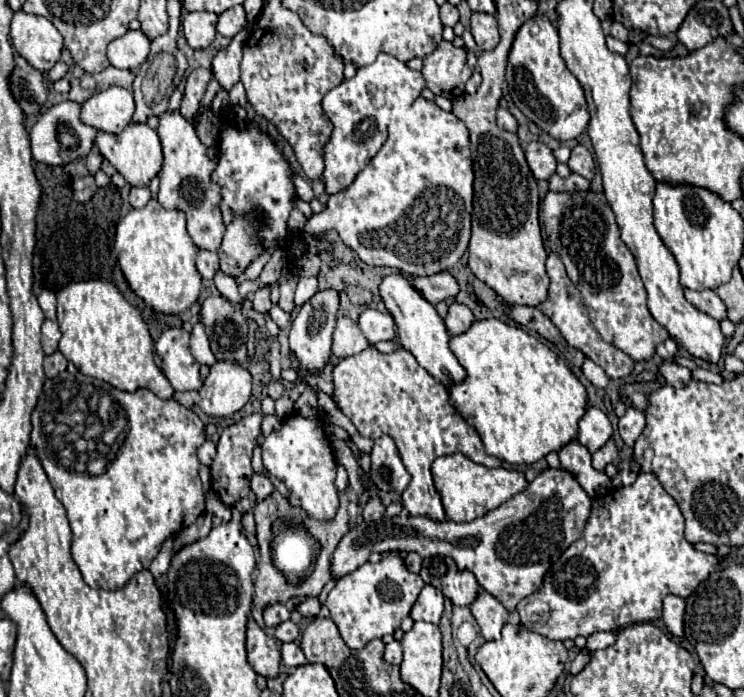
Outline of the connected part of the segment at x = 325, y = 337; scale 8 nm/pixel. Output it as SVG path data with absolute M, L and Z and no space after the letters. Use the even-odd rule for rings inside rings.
M330 288L324 292L316 292L296 314L290 328L290 350L296 354L300 372L310 372L312 376L320 376L332 356L332 332L336 324L338 312L338 294Z

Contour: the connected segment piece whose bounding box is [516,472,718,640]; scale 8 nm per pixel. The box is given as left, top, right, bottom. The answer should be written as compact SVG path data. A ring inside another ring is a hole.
M642 472L642 474L638 474L638 478L636 478L636 482L634 482L632 486L626 486L626 488L612 488L612 490L608 490L602 498L596 498L596 500L592 502L592 514L590 514L590 518L588 518L588 522L586 522L586 528L584 528L582 536L580 536L574 544L570 544L570 546L566 548L566 552L564 552L564 554L552 564L552 568L546 572L542 586L540 586L532 596L526 596L524 600L520 600L520 604L518 604L516 610L518 610L518 614L520 614L522 624L524 624L524 626L530 626L530 622L526 620L526 614L524 614L524 606L526 606L530 600L546 600L546 604L550 606L550 618L548 618L548 622L546 622L544 626L540 626L540 628L536 630L538 634L542 634L542 636L546 636L546 638L550 638L550 640L566 640L566 638L574 640L576 636L588 638L588 636L594 634L594 632L612 632L612 630L618 630L618 628L624 628L624 626L630 626L630 624L656 622L656 620L660 620L660 618L662 618L662 600L664 600L668 594L680 596L680 598L688 598L688 596L694 592L694 588L696 588L702 580L706 580L706 578L710 576L710 572L716 570L716 568L718 568L718 558L716 558L716 556L696 552L694 546L684 540L684 518L682 518L682 512L680 512L676 500L674 500L670 494L666 494L666 490L660 486L660 482L658 482L658 478L656 478L654 474L644 474L644 472Z

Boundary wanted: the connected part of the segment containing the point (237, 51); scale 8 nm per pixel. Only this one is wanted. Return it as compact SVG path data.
M242 28L232 38L228 48L220 50L214 56L212 72L222 90L230 90L234 84L240 82L240 60L242 60L242 46L244 46L246 38L248 38L248 28Z

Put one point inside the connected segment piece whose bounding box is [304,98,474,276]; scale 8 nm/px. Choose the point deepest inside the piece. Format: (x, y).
(407, 209)

